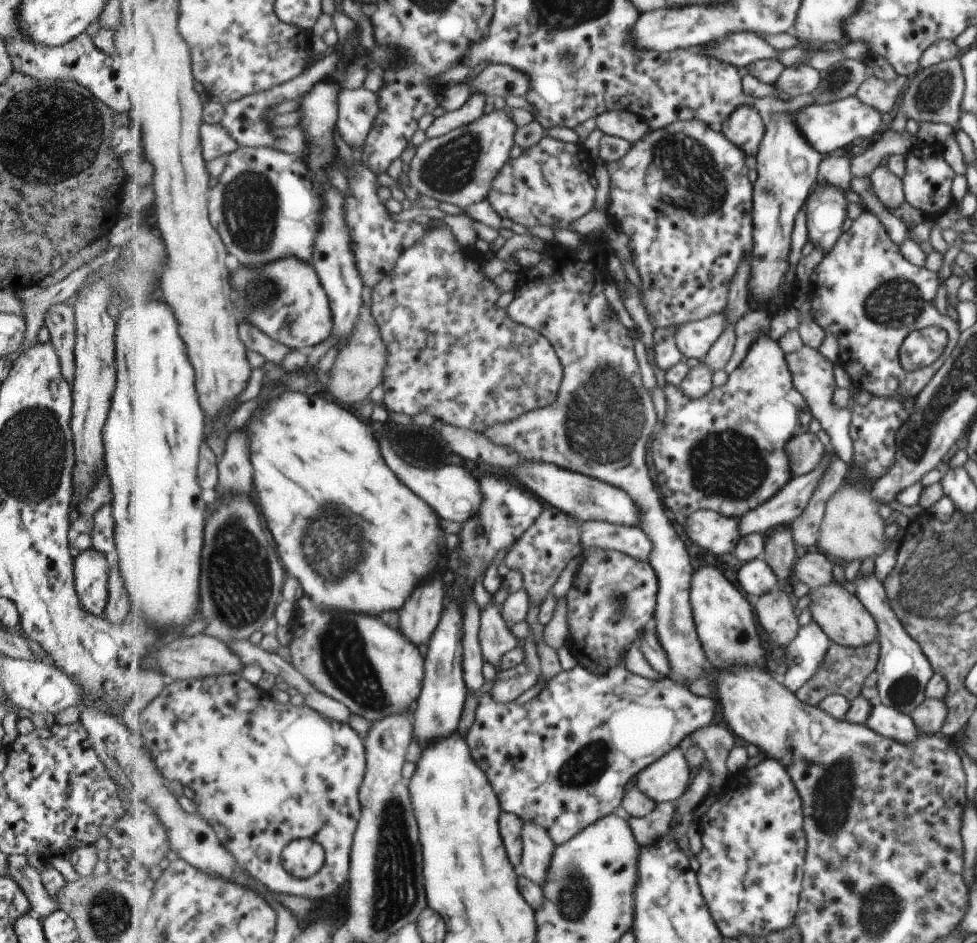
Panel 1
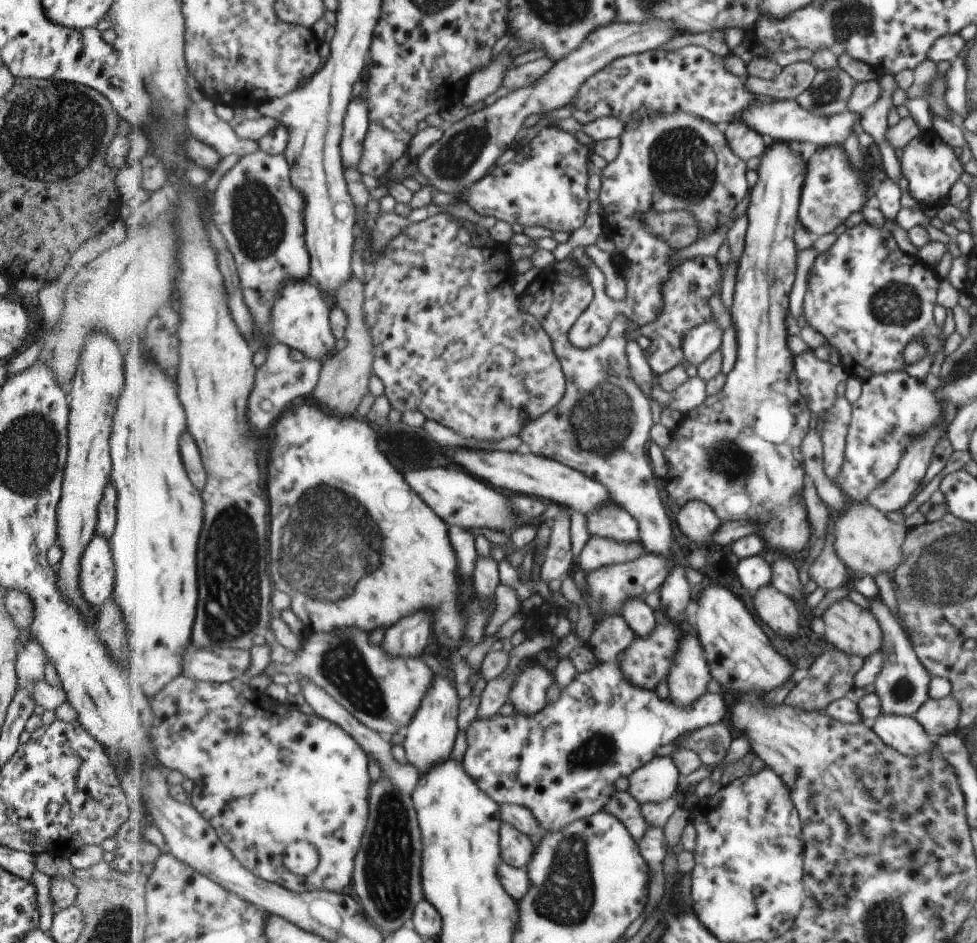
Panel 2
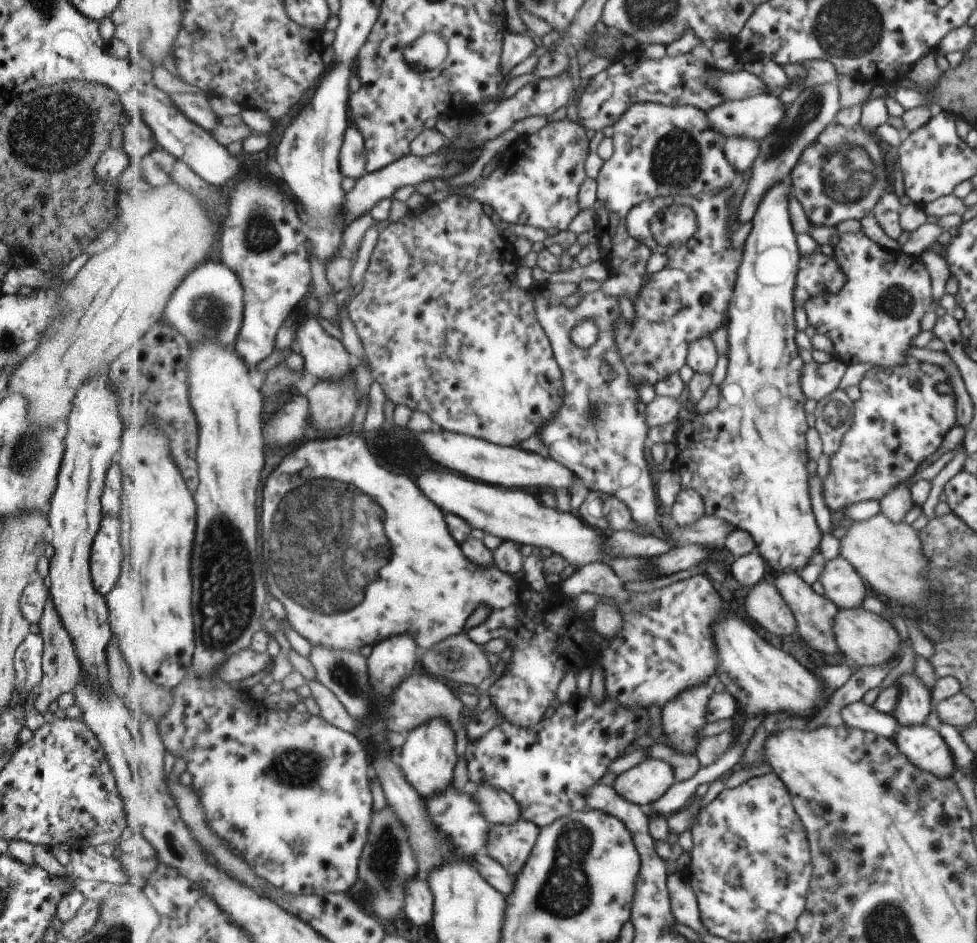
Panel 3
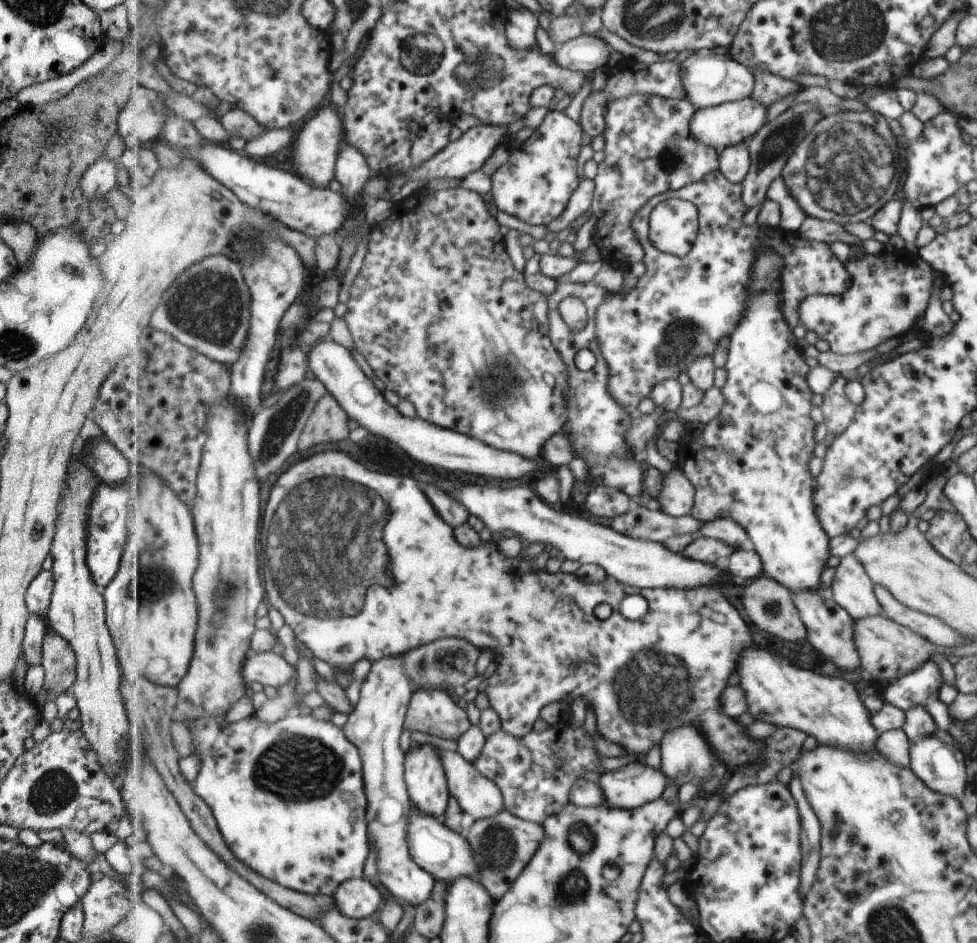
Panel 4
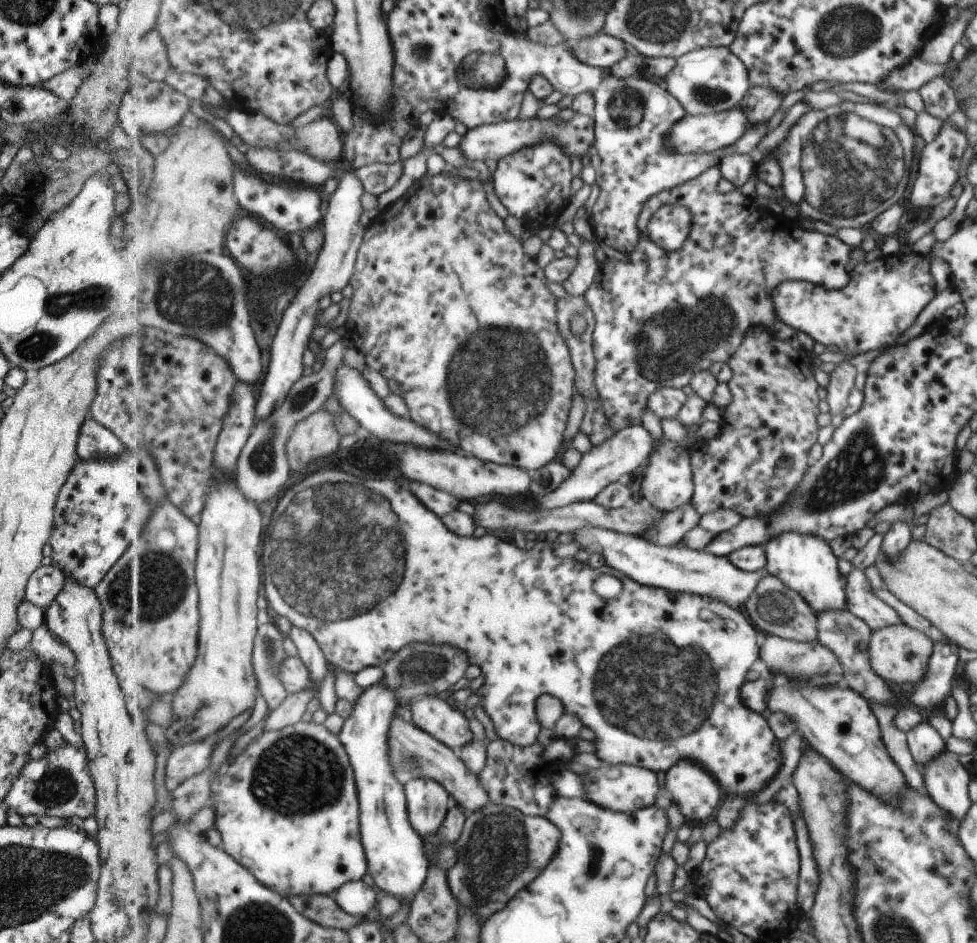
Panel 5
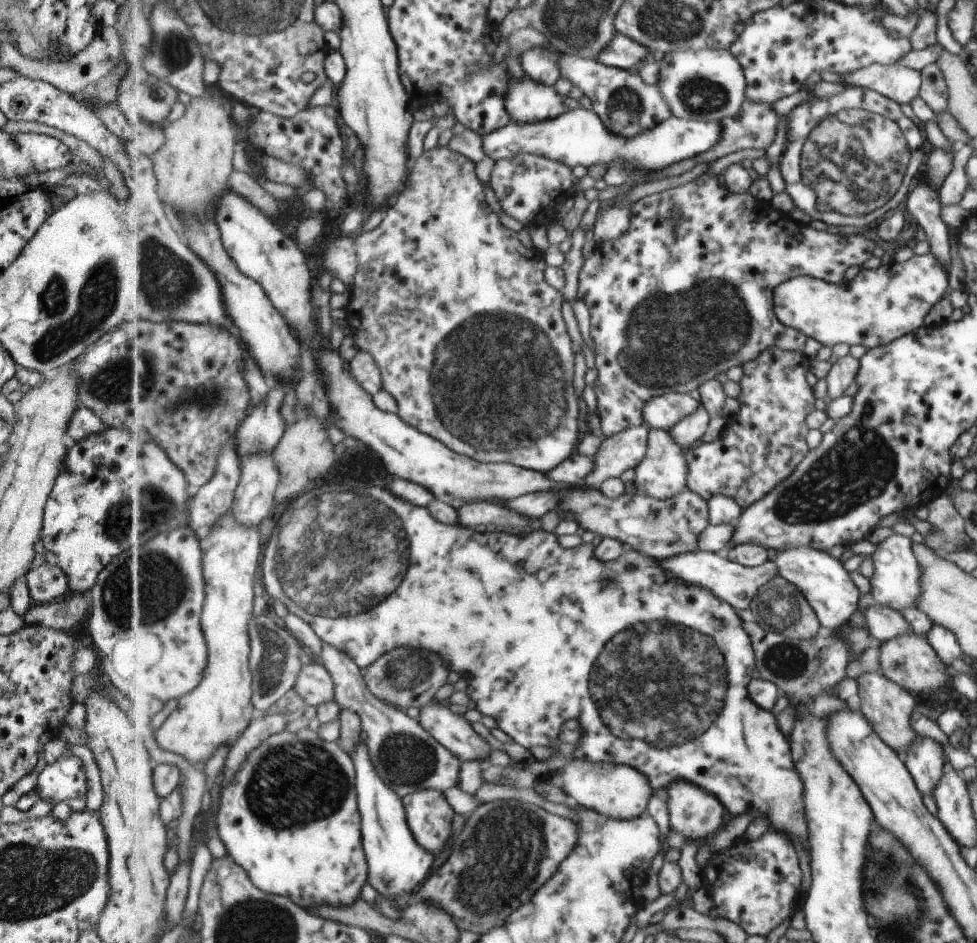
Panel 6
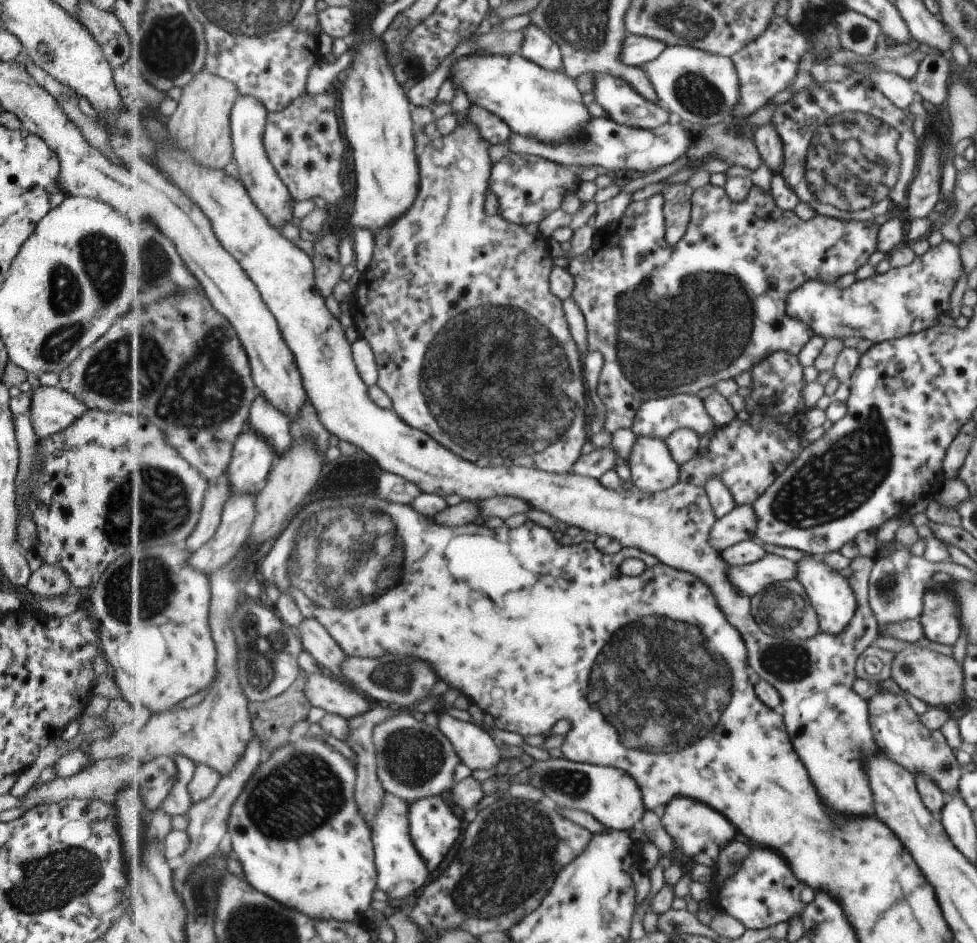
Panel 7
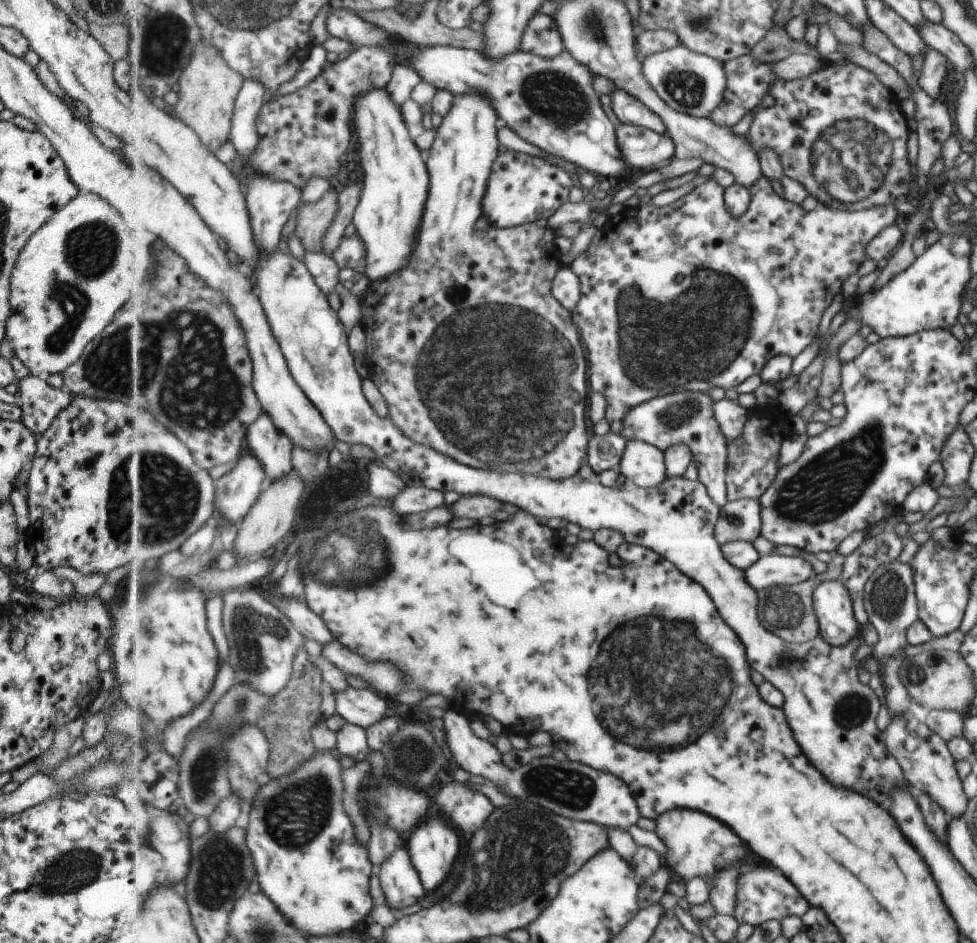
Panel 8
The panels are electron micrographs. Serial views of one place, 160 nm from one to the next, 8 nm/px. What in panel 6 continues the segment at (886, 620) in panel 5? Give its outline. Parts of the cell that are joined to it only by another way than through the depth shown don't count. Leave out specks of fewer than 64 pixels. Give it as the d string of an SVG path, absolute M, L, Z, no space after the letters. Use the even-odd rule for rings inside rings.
M874 603L866 605L863 620L865 620L864 628L867 633L879 640L879 643L891 640L897 634L912 633L903 616L889 608L889 606L877 606Z

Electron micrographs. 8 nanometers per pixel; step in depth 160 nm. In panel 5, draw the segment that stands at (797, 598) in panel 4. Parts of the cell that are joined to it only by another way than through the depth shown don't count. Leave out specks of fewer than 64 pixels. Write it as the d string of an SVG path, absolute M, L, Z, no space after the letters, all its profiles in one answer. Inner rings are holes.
M846 609L823 610L815 613L818 624L818 636L816 640L823 648L834 653L839 666L841 666L842 682L846 687L854 690L866 702L888 705L893 700L893 692L889 686L873 673L871 670L867 654L867 642L869 642L870 631L861 621L852 616Z

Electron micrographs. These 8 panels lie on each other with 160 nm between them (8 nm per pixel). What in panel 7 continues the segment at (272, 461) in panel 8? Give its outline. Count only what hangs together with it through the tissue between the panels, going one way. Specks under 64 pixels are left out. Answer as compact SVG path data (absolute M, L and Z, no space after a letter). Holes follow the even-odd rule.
M259 394L250 413L250 429L257 430L267 442L275 448L278 456L291 450L294 439L292 436L291 418L283 414L275 404L271 404L263 394Z

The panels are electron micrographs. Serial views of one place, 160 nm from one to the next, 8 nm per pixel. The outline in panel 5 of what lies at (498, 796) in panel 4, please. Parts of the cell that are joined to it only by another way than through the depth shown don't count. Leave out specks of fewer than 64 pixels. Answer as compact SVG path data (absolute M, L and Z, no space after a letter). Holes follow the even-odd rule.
M395 716L389 736L391 744L391 764L395 768L395 776L407 785L415 778L431 778L439 782L453 798L460 808L468 815L485 808L491 803L491 796L483 782L475 772L467 768L467 764L460 758L459 753L446 746L416 726L413 721L407 722L403 716Z

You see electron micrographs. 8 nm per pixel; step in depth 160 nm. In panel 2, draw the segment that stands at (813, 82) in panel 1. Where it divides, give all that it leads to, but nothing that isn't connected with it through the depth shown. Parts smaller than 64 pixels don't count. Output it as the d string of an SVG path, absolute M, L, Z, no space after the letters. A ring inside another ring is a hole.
M799 61L783 67L783 72L773 80L753 75L744 78L744 86L755 97L765 100L794 100L810 87L816 70L808 62Z

